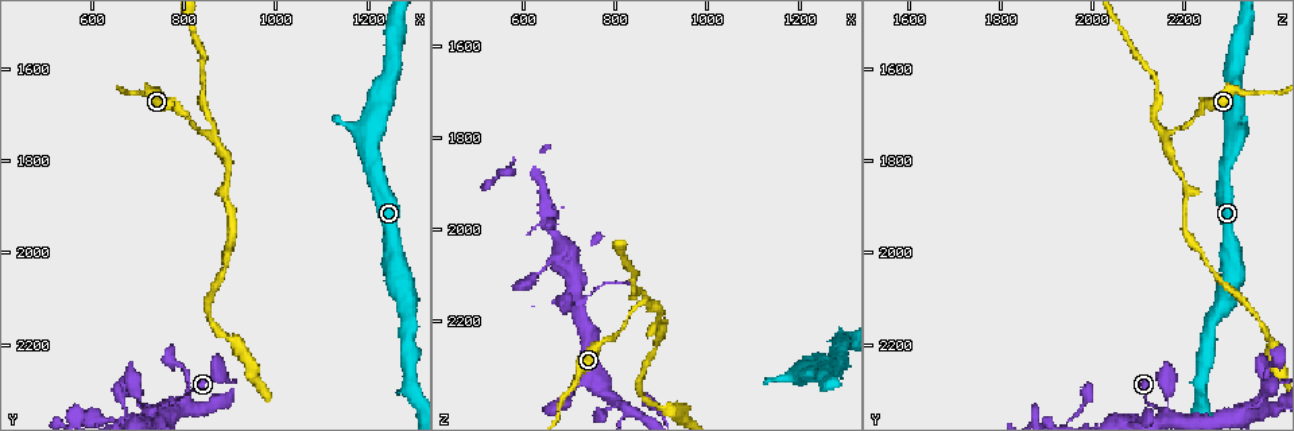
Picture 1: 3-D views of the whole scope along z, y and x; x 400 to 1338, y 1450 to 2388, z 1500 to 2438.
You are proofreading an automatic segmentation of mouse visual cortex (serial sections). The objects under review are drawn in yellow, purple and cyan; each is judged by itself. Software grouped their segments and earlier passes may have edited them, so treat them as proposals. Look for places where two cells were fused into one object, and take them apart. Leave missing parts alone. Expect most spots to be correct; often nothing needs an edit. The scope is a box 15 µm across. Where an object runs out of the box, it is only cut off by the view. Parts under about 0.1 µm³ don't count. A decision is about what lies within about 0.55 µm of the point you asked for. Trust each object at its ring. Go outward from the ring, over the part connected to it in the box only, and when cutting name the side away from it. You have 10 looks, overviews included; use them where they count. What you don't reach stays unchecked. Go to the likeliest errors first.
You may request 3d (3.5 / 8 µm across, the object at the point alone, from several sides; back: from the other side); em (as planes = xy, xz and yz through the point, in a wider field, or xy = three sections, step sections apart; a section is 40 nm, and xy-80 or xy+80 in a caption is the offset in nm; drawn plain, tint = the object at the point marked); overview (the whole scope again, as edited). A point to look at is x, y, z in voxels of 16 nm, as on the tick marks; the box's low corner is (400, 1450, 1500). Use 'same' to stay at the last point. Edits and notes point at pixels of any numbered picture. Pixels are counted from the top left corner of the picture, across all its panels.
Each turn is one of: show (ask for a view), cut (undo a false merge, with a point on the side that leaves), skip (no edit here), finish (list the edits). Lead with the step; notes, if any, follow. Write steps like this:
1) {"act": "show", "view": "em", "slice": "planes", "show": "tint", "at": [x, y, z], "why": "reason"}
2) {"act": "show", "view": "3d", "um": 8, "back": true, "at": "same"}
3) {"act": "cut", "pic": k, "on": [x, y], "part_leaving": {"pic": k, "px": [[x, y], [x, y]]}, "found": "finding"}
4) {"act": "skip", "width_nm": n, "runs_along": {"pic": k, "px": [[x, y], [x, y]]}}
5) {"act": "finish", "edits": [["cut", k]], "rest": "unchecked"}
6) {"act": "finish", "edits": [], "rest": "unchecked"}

{"act": "show", "view": "3d", "um": 3.5, "at": [850, 1745, 2165], "why": "a fork"}

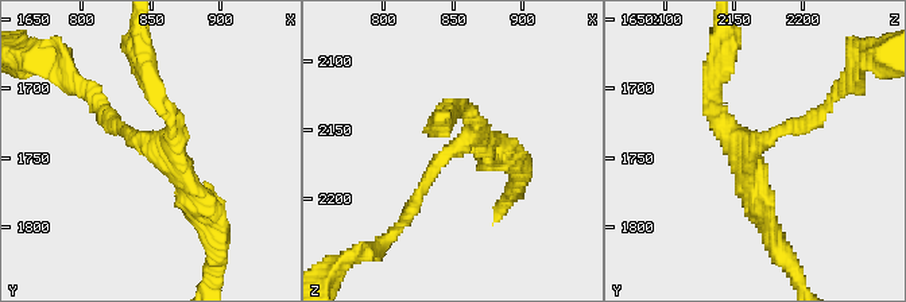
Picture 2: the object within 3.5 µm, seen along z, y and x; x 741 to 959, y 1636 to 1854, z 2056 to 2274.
{"act": "show", "view": "em", "slice": "planes", "show": "tint", "at": [850, 1742, 2162], "arms": 3, "arm_widths_nm": [150, 200, 250]}

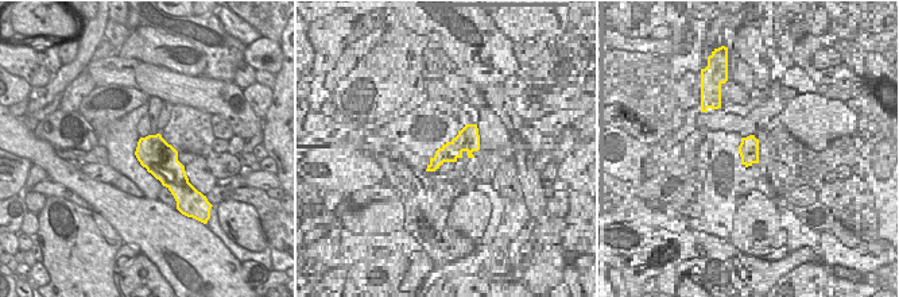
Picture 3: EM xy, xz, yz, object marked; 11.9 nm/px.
{"act": "show", "view": "em", "slice": "xy", "step": 3, "show": "tint", "at": "same", "why": "cut it another way"}

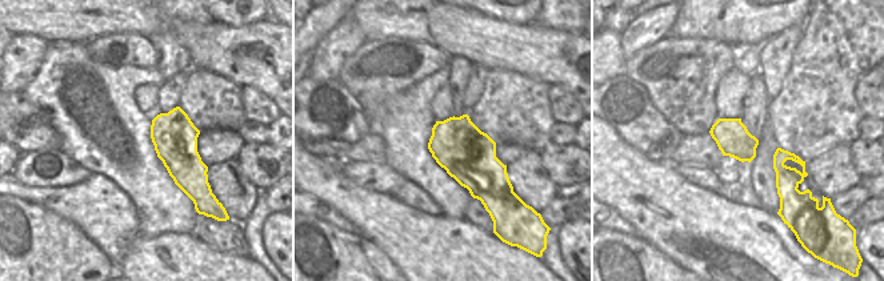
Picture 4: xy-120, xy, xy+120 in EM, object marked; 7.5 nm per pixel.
{"act": "skip", "runs_along": {"pic": 2, "px": [[107, 113], [182, 171], [210, 213]]}, "found": "all the same cell"}

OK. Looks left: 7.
{"act": "show", "view": "3d", "um": 3.5, "at": [730, 2345, 2160], "why": "calibre changes"}

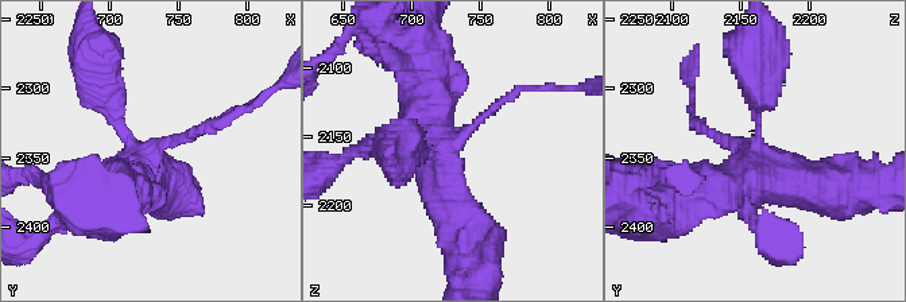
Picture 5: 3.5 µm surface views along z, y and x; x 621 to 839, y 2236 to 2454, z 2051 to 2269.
{"act": "show", "view": "em", "slice": "planes", "show": "tint", "at": [724, 2346, 2158], "why": "now the EM"}

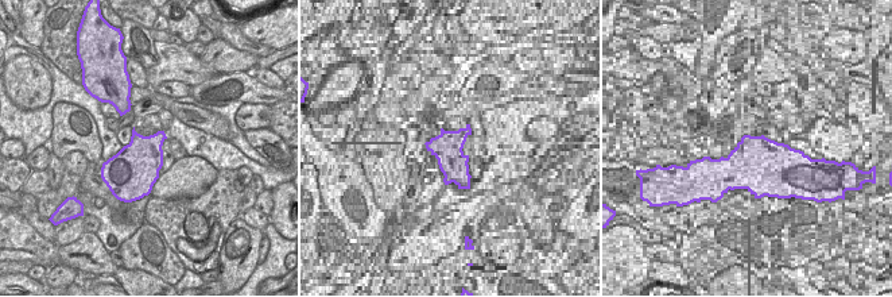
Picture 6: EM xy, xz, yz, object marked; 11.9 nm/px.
{"act": "skip", "runs_along": {"pic": 5, "px": [[697, 123], [825, 189]]}, "found": "one cell here"}

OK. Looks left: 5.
{"act": "show", "view": "3d", "um": 3.5, "at": [1200, 1760, 2300], "why": "three arms meet"}

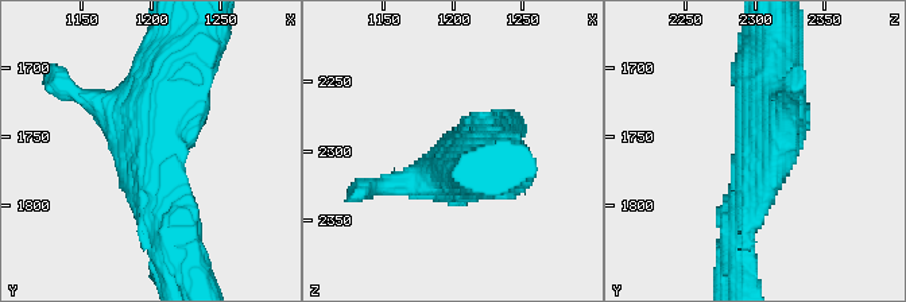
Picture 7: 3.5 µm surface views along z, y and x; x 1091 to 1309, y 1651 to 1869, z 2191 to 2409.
{"act": "show", "view": "em", "slice": "xy", "step": 3, "show": "tint", "at": [1206, 1762, 2300]}

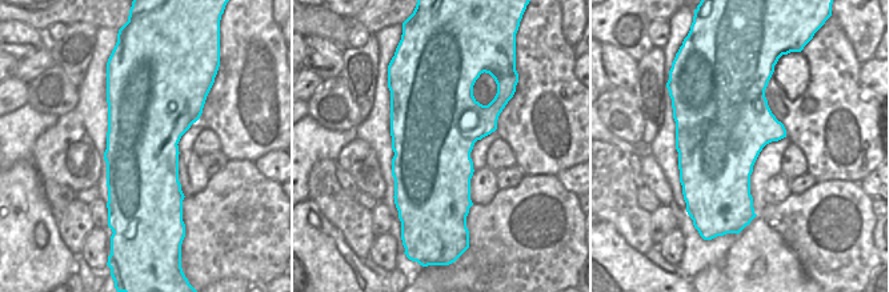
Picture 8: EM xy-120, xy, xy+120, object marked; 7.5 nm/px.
{"act": "skip", "runs_along": {"pic": 7, "px": [[735, 239], [750, 201], [770, 69]]}, "found": "one cell here"}

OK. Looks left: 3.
{"act": "show", "view": "3d", "um": 3.5, "at": [730, 2340, 2325], "why": "thick turns thin"}

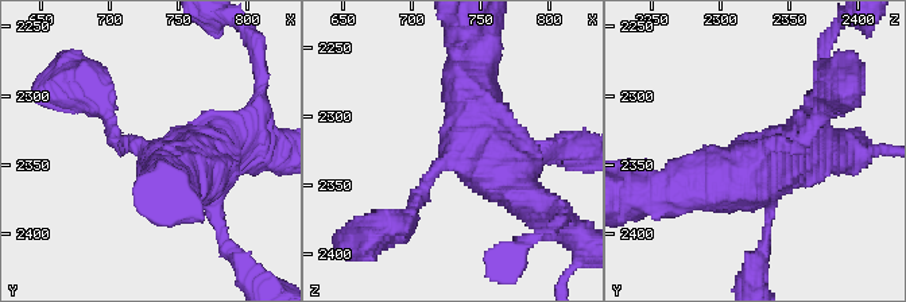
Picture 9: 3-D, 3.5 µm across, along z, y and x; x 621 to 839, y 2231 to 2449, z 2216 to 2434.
{"act": "show", "view": "em", "slice": "xy", "step": 5, "show": "tint", "at": [734, 2344, 2326]}

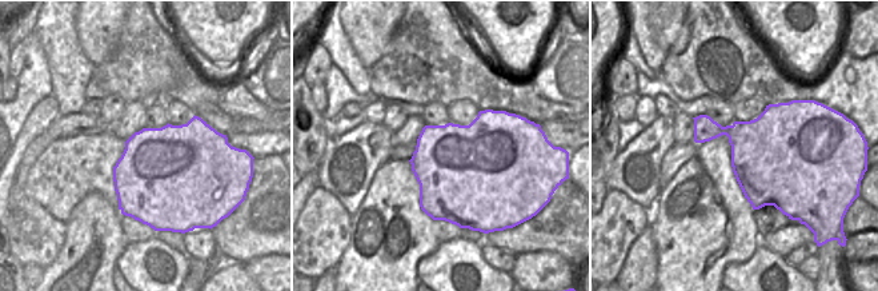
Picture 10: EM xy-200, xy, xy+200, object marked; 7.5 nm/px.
{"act": "skip", "runs_along": {"pic": 9, "px": [[467, 53], [479, 135], [529, 197]]}, "found": "continuous, no second cell"}

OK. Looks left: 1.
{"act": "finish", "edits": [], "rest": "unchecked"}

